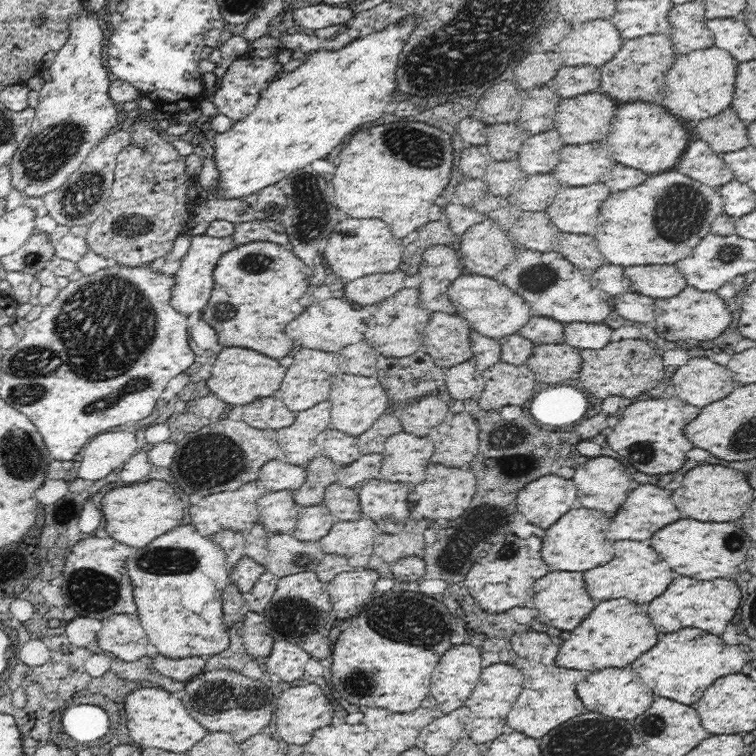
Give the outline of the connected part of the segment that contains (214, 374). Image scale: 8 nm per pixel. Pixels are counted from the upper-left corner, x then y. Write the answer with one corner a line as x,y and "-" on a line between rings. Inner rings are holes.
224,348
211,361
213,369
208,378
208,392
216,394
227,405
244,407
261,398
278,395
279,386
284,380
286,368
278,360
248,348

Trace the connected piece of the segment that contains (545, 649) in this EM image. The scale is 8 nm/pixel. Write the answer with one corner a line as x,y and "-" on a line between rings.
522,631
511,636
511,647
518,658
514,664
525,676
523,689
512,706
512,712
508,714
508,724
514,730
524,732
526,736
532,738
542,738
558,724
589,712
584,708
582,700
576,696
576,684
584,680
586,674
556,666
555,658
560,648
552,643
550,635
536,631

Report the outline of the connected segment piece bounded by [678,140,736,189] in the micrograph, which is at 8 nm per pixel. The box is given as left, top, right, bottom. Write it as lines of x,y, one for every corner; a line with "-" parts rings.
702,140
692,142
679,158
678,172
701,182
709,187
718,189
723,184
736,178
732,169
714,152
711,145

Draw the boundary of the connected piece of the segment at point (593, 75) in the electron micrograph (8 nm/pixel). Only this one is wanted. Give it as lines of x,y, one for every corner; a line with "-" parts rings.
562,66
548,84
561,99
569,99
584,92
600,90
600,68
596,66

